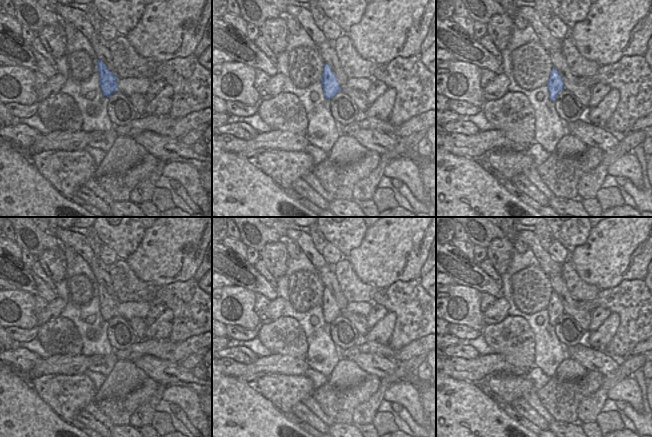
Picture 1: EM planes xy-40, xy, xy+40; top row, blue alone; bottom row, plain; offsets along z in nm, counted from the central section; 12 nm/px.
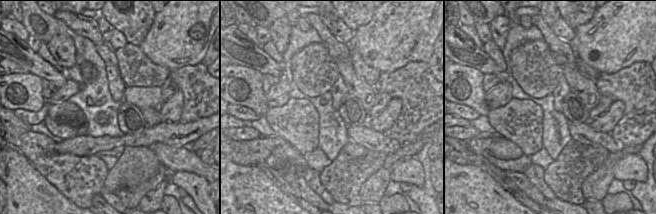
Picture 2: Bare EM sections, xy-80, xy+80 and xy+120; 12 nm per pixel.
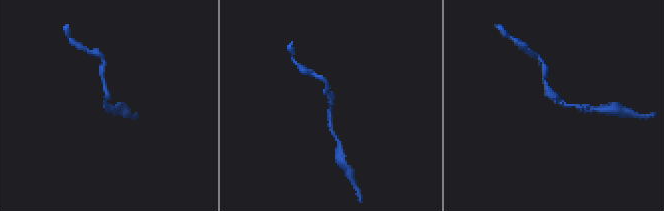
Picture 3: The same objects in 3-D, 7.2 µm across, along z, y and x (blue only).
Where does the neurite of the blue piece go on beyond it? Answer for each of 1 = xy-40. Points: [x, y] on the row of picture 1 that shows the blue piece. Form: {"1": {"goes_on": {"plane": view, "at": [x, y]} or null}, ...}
{"1": {"goes_on": null}}

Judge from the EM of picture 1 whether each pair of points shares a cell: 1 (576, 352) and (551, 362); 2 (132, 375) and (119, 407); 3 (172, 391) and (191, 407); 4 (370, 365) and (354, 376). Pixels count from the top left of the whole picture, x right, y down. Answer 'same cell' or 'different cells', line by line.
1: different cells
2: different cells
3: same cell
4: different cells

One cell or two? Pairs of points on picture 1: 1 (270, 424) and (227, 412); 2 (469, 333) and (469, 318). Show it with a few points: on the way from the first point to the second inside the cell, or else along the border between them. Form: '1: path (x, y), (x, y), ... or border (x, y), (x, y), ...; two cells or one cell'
1: path (259, 424), (238, 423); one cell
2: border (449, 322), (464, 324), (481, 332); two cells

